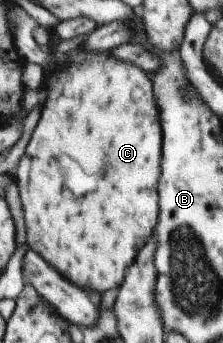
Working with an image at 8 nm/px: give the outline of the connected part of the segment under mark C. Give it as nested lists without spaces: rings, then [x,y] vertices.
[[[77,51],[71,59],[71,65],[61,73],[53,75],[49,81],[49,95],[45,99],[45,107],[39,119],[39,125],[27,143],[23,157],[16,169],[16,183],[20,191],[21,205],[24,211],[25,227],[27,227],[27,246],[39,253],[53,269],[57,269],[67,281],[77,285],[82,290],[99,291],[120,287],[125,276],[125,269],[135,261],[139,249],[149,241],[157,223],[157,183],[161,175],[161,129],[159,129],[159,113],[151,91],[149,75],[131,63],[121,63],[117,59],[109,59],[107,53],[85,53]]]

